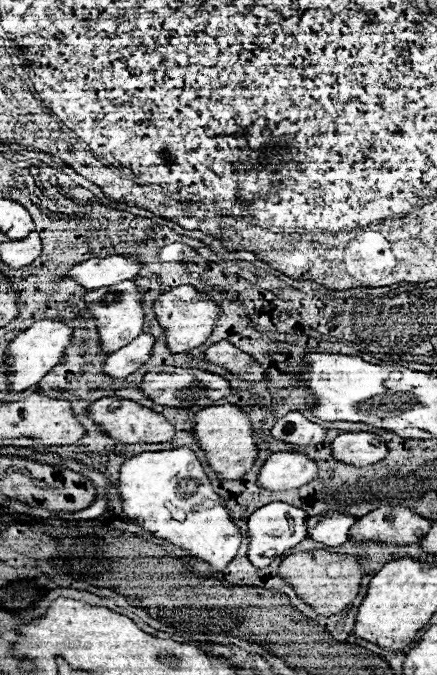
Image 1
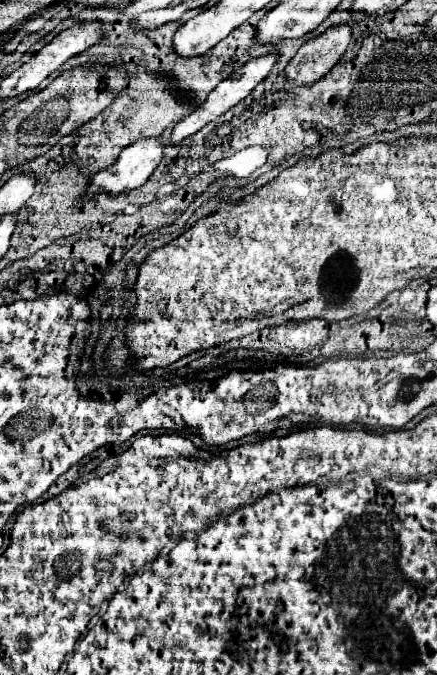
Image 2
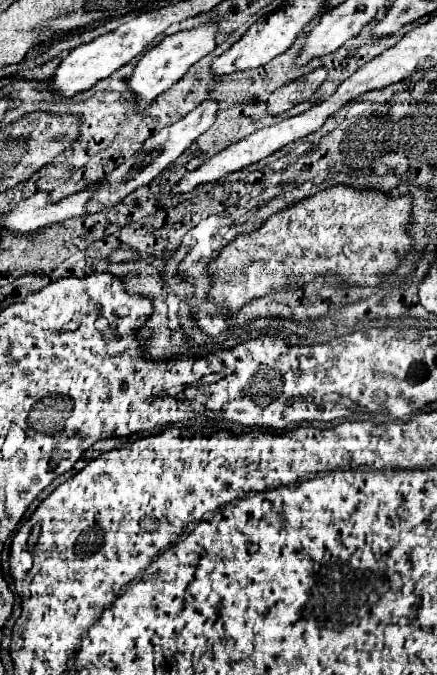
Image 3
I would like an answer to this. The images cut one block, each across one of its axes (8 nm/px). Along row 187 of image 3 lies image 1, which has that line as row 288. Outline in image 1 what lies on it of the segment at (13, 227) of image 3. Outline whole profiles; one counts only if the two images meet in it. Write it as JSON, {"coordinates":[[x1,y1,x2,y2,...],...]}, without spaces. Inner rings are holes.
{"coordinates":[[112,254,106,258,90,258,78,266,74,266,66,276,74,278,86,290,96,290,104,286,112,286,120,280,134,278,140,272,142,264,138,256]]}

